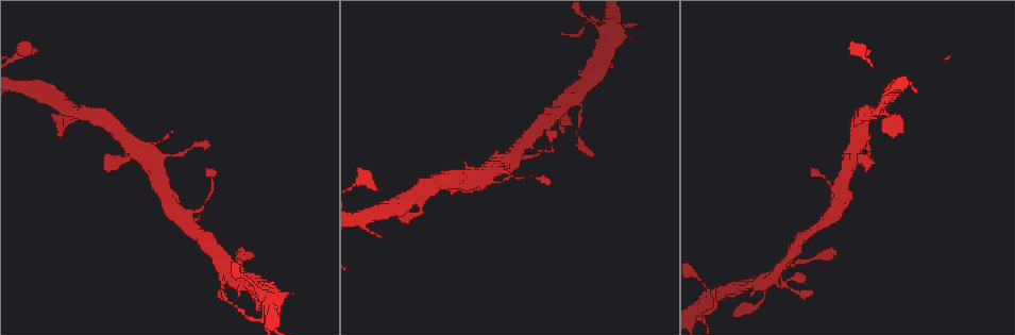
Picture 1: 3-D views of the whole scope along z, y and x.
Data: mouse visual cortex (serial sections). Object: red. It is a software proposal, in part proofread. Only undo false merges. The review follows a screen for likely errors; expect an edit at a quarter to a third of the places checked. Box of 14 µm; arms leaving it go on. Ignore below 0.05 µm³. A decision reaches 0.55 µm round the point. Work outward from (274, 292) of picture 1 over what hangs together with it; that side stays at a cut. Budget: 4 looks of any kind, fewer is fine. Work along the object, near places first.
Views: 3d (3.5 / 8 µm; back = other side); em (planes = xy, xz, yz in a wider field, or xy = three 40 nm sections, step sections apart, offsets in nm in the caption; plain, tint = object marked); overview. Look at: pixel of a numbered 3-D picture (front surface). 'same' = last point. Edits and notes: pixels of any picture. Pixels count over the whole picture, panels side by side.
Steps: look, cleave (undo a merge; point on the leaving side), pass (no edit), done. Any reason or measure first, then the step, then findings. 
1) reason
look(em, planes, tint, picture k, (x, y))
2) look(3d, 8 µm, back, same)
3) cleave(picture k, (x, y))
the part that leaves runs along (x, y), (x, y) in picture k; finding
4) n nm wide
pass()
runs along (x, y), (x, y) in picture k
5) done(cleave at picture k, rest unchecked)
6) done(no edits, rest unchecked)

narrows sharply
look(3d, 3.5 µm, picture 1, (789, 288))

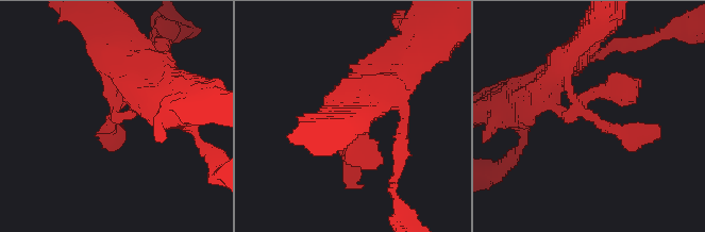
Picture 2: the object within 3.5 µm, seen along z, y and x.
pass()
runs along (556, 73), (608, 129), (657, 129) in picture 2; continuous, no second cell

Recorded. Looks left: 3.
small branch off a trunk
look(3d, 3.5 µm, back, picture 1, (265, 314))

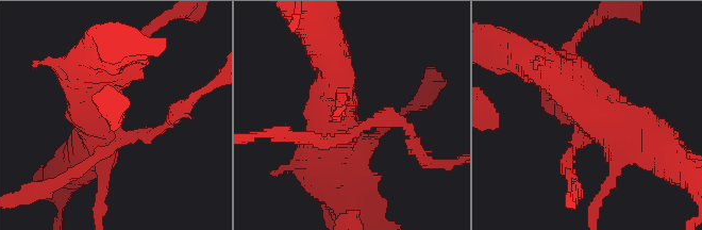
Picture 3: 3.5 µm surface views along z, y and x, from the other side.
look(em, planes, tint, picture 3, (577, 121))

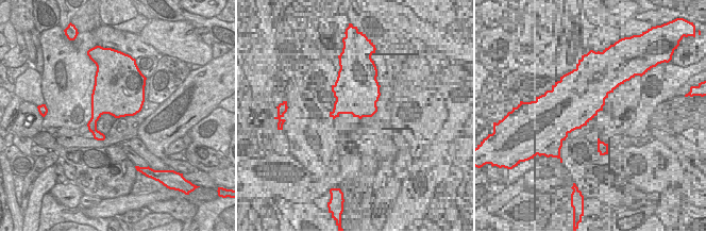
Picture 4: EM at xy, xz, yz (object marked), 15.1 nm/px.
look(em, xy, step 5, tint, same)

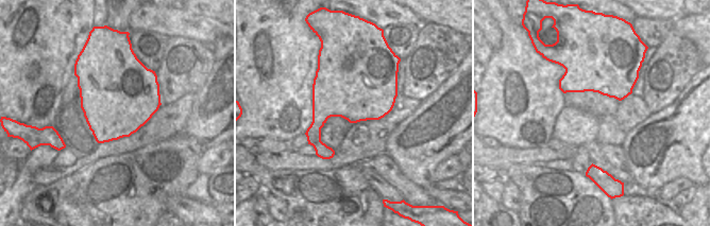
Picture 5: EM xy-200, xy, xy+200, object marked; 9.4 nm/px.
cleave(picture 3, (386, 111))
a second cell is stuck on

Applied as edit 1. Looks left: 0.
done(cleave at picture 3, rest unchecked)

